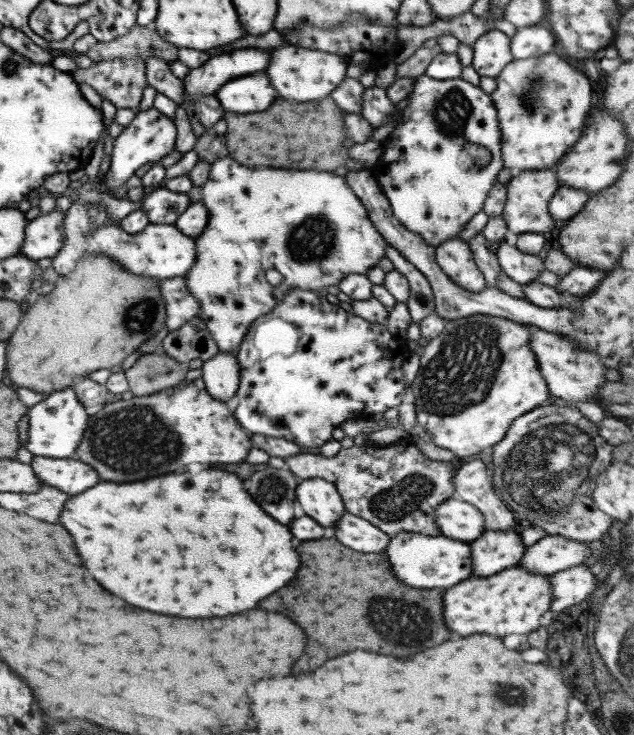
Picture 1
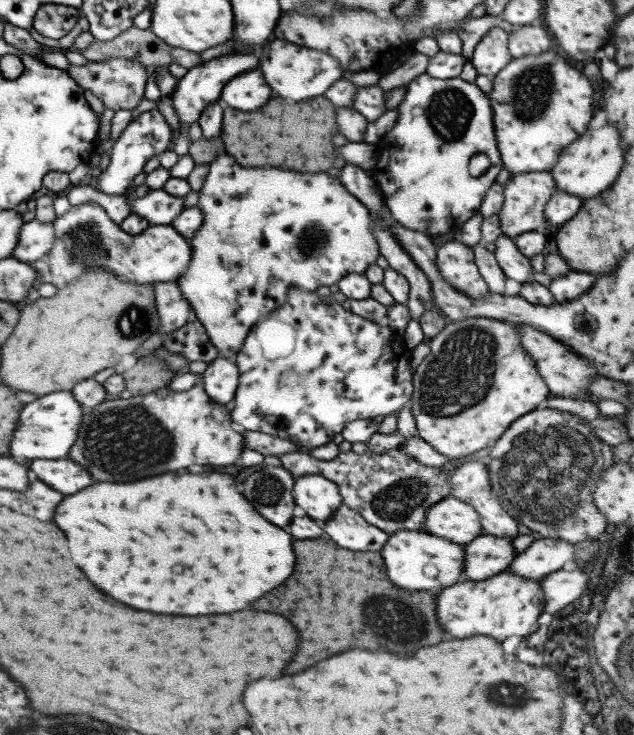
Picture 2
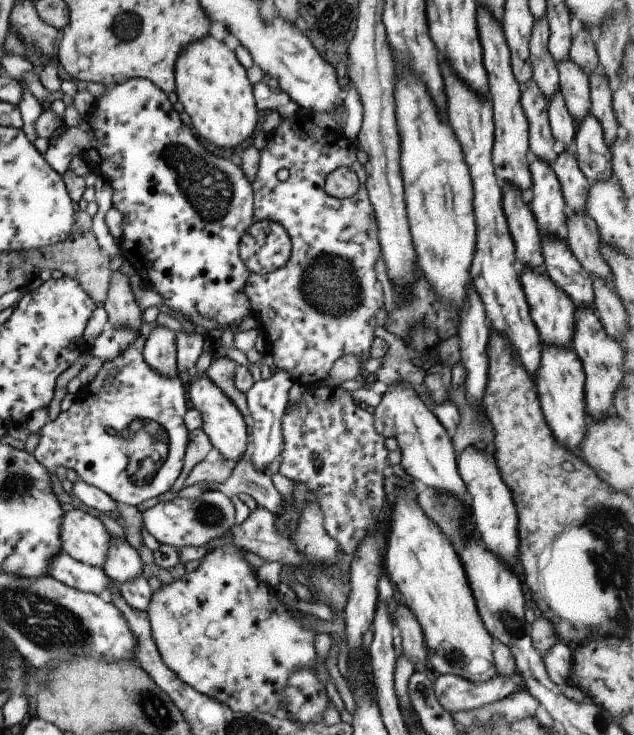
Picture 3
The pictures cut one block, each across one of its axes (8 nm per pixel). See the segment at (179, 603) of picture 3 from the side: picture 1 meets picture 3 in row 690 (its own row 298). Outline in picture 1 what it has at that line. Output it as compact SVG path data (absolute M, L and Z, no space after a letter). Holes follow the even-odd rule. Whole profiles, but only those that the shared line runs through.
M230 156L221 157L210 164L207 180L200 186L201 199L200 203L206 208L208 219L204 231L194 239L196 248L196 257L193 267L184 274L186 287L188 291L198 300L200 309L198 317L204 322L205 328L209 331L213 342L221 352L235 353L237 346L241 342L245 331L255 318L261 314L267 314L275 304L279 304L290 290L299 289L305 291L317 291L323 286L337 284L344 276L347 275L365 275L369 269L377 266L377 260L384 257L386 242L377 232L377 229L368 219L365 207L361 201L353 194L353 191L342 176L335 175L332 171L318 171L315 169L288 170L277 168L257 168L246 167L239 164ZM267 268L277 270L283 277L283 280L277 285L271 285L265 282L265 270Z

